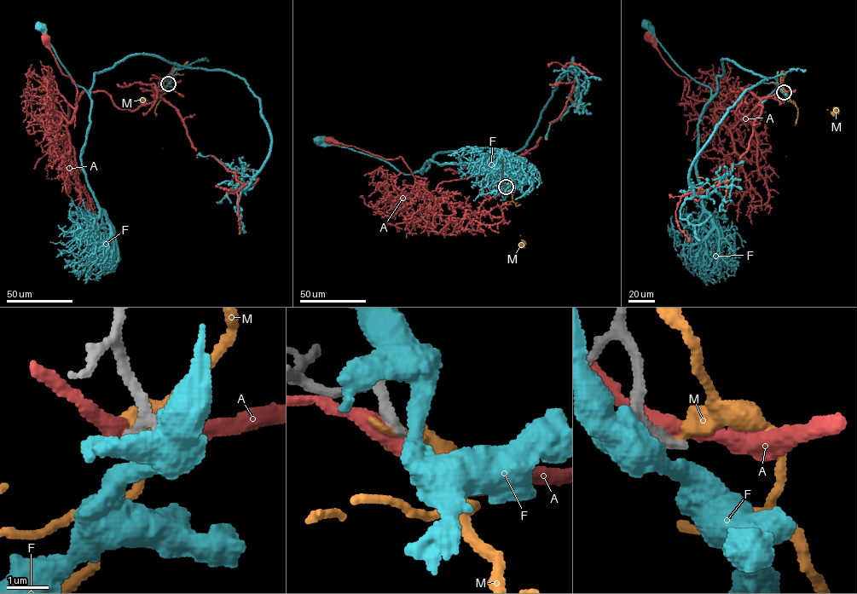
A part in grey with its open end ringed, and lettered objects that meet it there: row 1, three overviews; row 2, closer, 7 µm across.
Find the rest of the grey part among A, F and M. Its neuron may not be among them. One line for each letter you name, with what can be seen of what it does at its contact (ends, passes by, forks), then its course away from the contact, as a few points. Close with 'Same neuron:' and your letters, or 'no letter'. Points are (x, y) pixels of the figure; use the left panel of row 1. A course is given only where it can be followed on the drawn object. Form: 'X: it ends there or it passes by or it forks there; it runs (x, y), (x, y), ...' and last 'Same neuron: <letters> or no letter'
Same neuron: no letter

